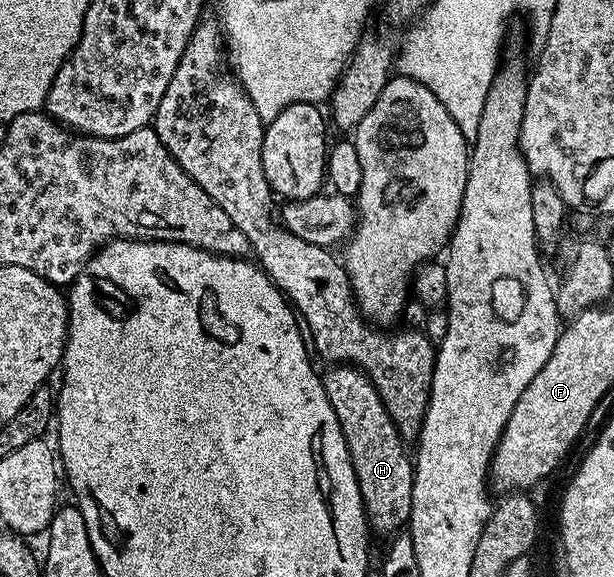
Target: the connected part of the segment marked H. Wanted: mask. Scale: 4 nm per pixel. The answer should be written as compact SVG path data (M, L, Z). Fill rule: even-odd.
M330 365L325 369L327 371L322 375L322 384L348 445L352 469L360 485L367 524L373 530L375 527L378 531L397 532L409 524L412 513L414 465L411 452L410 455L406 452L407 444L384 405L382 394L360 368Z

